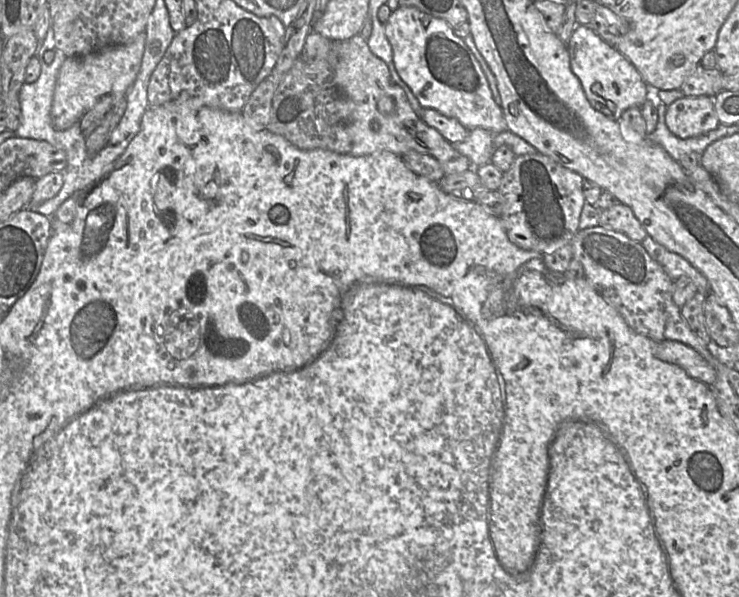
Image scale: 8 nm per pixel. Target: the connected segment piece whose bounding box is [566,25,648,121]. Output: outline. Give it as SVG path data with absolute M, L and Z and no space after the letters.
M577 25L566 45L572 72L579 79L590 105L608 118L619 121L625 110L640 108L648 89L634 65L616 48L606 43L590 27Z

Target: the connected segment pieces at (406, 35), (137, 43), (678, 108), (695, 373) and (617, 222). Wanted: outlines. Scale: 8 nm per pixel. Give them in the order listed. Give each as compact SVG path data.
M399 6L392 11L384 25L387 39L392 47L396 71L424 109L435 109L447 117L455 118L469 131L474 128L484 128L496 135L507 130L503 110L494 101L479 62L463 39L455 35L453 28L446 21L428 15L415 7Z
M143 31L128 44L106 46L86 55L67 57L58 73L51 107L54 128L66 130L79 123L103 96L125 94L140 70L145 39Z
M684 95L667 105L665 124L674 135L686 139L716 129L720 121L713 97Z
M674 340L652 341L654 355L667 363L681 367L689 376L708 386L716 379L716 370L692 347Z
M617 203L600 213L600 225L620 232L633 241L642 243L648 236L647 231L635 217L633 211L625 204Z

